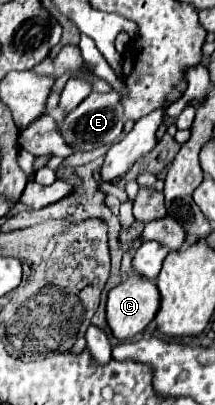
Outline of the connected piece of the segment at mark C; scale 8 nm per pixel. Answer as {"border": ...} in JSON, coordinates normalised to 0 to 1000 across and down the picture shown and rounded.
{"border":[[[600,679],[498,728],[498,802],[535,837],[581,842],[656,822],[730,773],[730,704]]]}

